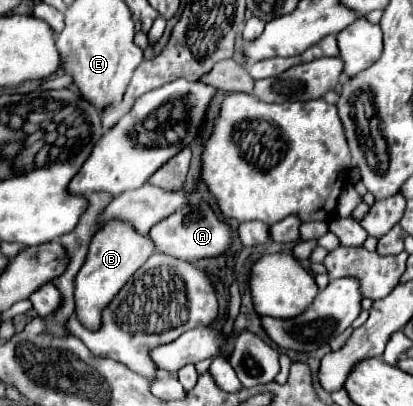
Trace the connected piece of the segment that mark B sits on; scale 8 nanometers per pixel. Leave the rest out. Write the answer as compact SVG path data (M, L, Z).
M121 218L107 220L107 224L95 234L95 240L91 240L87 260L75 278L75 316L79 316L85 326L99 328L99 314L111 302L111 296L123 288L125 280L129 280L153 252L153 242L145 234L139 234L131 222Z

